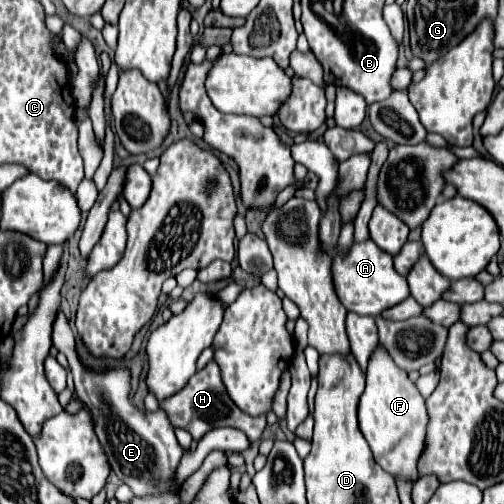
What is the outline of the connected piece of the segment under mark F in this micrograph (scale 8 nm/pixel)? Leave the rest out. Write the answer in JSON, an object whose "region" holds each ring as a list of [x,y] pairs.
{"region":[[[378,344],[368,362],[366,390],[358,404],[358,424],[368,440],[374,460],[392,476],[418,480],[418,456],[422,454],[426,434],[426,406],[416,384],[408,378],[408,372],[394,364],[392,356]]]}

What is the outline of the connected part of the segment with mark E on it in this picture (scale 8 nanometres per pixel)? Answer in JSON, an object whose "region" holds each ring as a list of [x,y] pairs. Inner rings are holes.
{"region":[[[58,310],[56,320],[52,324],[52,344],[66,354],[70,362],[70,370],[74,376],[74,386],[80,396],[80,400],[92,410],[96,420],[96,436],[108,456],[108,462],[112,470],[118,474],[118,478],[128,484],[134,492],[134,496],[146,496],[146,494],[162,494],[158,488],[154,488],[154,480],[170,480],[170,472],[178,466],[178,460],[182,458],[182,448],[174,436],[172,422],[164,410],[158,412],[144,412],[138,410],[130,398],[130,374],[128,370],[110,370],[104,374],[88,372],[74,348],[74,334],[68,326],[68,318],[62,310]]]}

